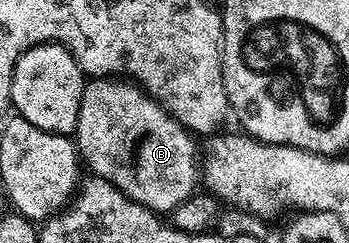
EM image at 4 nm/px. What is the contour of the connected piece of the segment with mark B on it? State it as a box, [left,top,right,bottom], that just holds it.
[73,77,201,213]

